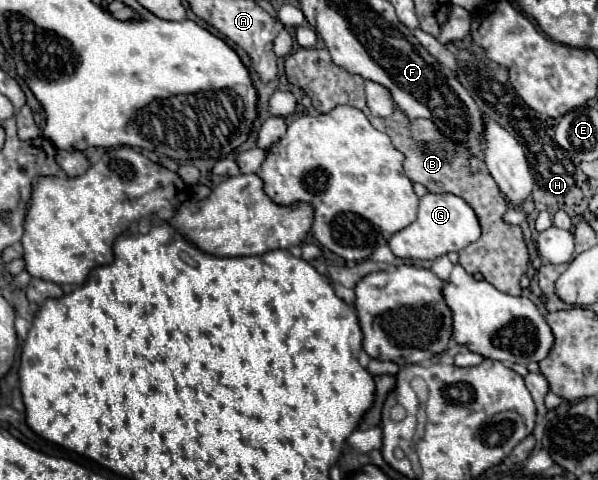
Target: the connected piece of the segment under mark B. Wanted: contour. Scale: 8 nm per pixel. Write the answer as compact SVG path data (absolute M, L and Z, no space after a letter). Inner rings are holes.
M397 109L391 117L385 117L385 119L369 115L369 121L377 131L387 133L393 141L393 147L405 155L403 169L413 183L425 185L431 193L435 193L435 185L437 185L447 193L463 197L475 209L481 221L483 233L475 243L459 251L459 265L467 273L481 273L485 281L489 281L501 293L521 295L519 279L529 265L527 245L525 245L521 227L503 221L503 215L509 209L509 203L505 201L503 193L497 189L497 183L493 181L489 171L485 167L481 167L479 171L471 171L469 153L465 153L465 145L445 137L429 119L409 121L409 117L405 117L405 113Z

